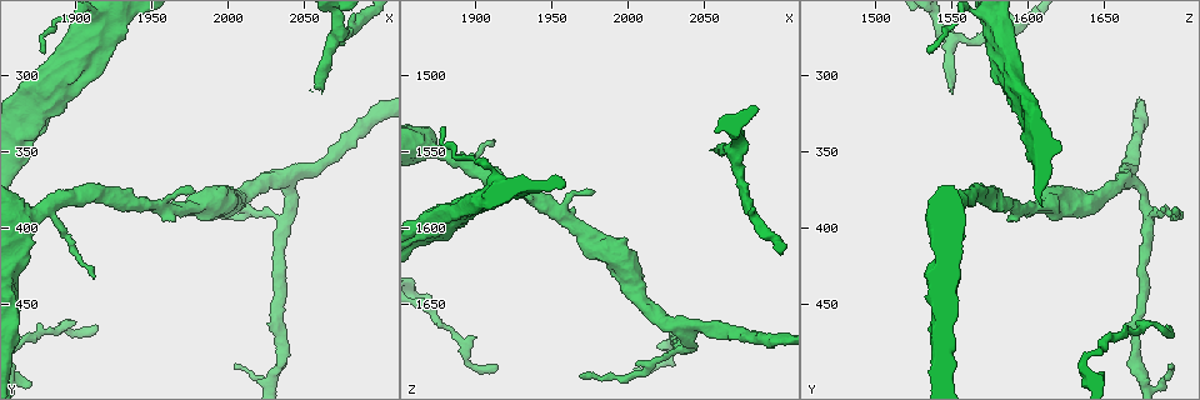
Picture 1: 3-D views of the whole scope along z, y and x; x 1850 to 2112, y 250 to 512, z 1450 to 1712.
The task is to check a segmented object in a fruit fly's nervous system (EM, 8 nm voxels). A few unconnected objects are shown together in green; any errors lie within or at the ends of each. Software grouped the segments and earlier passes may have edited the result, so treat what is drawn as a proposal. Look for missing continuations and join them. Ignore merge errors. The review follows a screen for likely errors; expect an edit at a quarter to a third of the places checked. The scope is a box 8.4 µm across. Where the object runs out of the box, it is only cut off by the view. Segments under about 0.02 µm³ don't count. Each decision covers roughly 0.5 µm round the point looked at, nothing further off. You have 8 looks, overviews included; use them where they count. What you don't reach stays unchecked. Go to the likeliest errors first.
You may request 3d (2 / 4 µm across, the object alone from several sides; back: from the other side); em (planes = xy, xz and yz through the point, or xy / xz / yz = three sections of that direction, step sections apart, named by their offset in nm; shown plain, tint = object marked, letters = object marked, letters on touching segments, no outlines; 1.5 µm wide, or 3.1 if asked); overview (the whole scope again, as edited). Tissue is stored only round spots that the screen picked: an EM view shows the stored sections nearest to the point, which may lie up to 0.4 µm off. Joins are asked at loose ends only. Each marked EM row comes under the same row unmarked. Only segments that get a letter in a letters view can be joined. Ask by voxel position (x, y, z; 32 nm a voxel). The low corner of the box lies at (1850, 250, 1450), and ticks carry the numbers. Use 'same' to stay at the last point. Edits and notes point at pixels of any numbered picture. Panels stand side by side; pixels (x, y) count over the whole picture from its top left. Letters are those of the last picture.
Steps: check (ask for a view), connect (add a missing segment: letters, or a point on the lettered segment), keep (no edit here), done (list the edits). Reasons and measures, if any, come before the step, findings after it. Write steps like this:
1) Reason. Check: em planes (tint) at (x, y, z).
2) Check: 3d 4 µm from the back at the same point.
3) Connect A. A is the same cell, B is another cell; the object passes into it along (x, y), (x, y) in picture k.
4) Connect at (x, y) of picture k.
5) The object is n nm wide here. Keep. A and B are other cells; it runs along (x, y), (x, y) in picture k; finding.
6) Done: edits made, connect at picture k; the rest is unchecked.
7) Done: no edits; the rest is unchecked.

Branch stops here. Check: 3d 4 µm at (2060, 312, 1552).

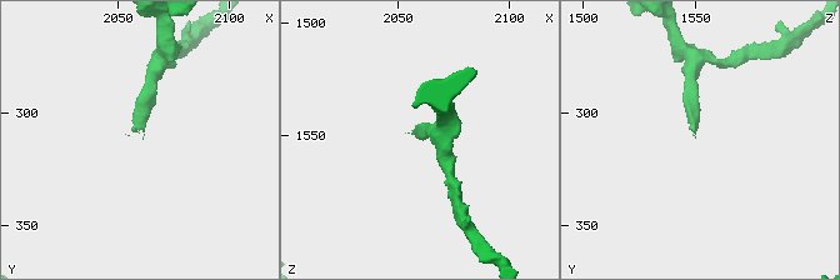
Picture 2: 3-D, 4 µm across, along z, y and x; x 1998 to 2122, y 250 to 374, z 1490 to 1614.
Need the tissue. Check: em planes (tint) at the same point.

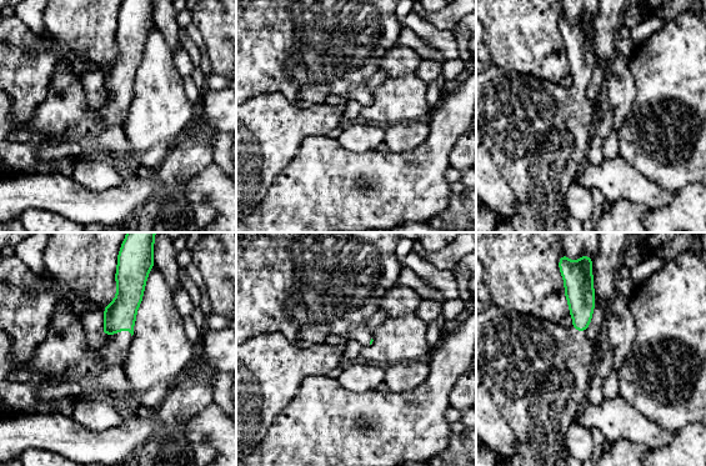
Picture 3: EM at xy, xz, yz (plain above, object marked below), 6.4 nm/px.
Check: em planes (letters) at the same point.

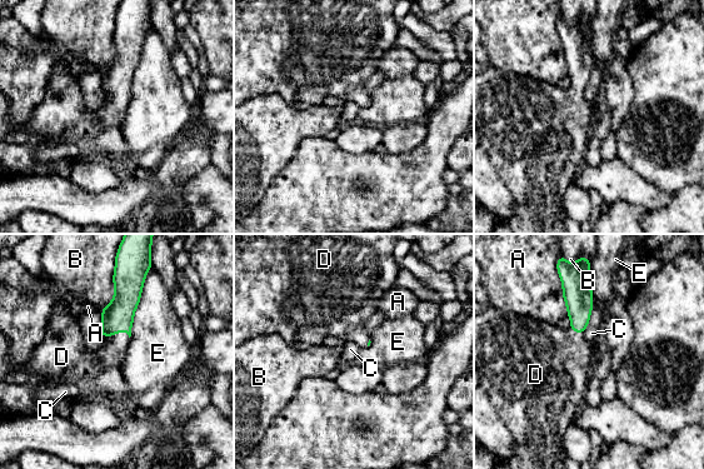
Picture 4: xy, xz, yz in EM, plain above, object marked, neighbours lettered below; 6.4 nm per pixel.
Connect D. D is the same cell, A, B, C and E are other cells; the object passes into it along (118, 315), (115, 332), (103, 368) in picture 4; it goes on there.

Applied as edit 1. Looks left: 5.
Redraw. Check: overview.

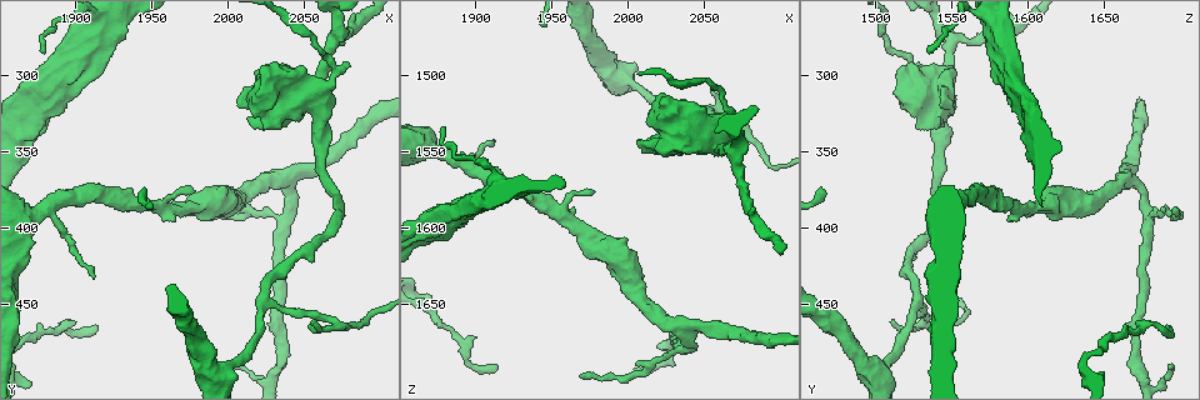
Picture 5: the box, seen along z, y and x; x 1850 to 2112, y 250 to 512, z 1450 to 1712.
Branch stops here. Check: em xz step 8 (letters) at (1914, 462, 1690).

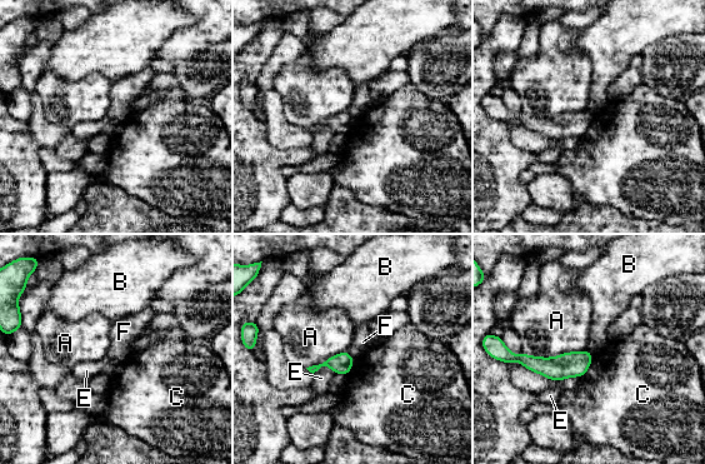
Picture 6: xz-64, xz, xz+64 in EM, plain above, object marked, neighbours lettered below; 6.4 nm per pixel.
Keep. A, B, C, E and F are other cells; it runs along (589, 355), (575, 364), (521, 359) in picture 6; none of them fits.

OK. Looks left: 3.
Free end. Check: em planes (letters) at (1978, 376, 1576).

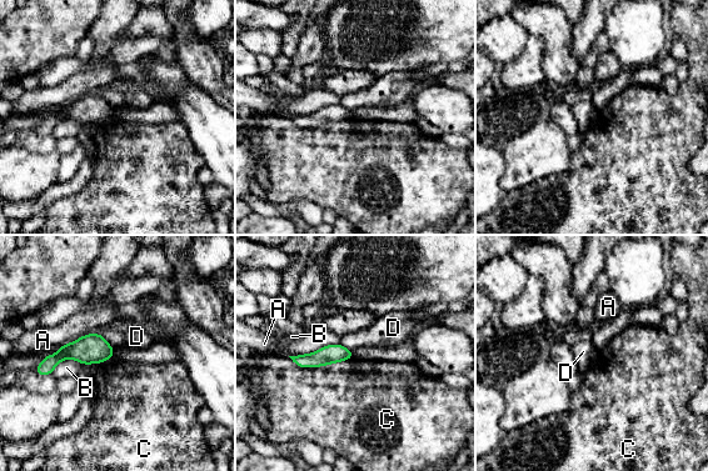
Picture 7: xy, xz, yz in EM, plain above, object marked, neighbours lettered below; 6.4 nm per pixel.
Keep. A, B, C and D are other cells; it runs along (349, 354), (295, 359) in picture 7; none of them fits.

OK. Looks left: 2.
Done: edits made, connect at picture 4; the rest is unchecked.

